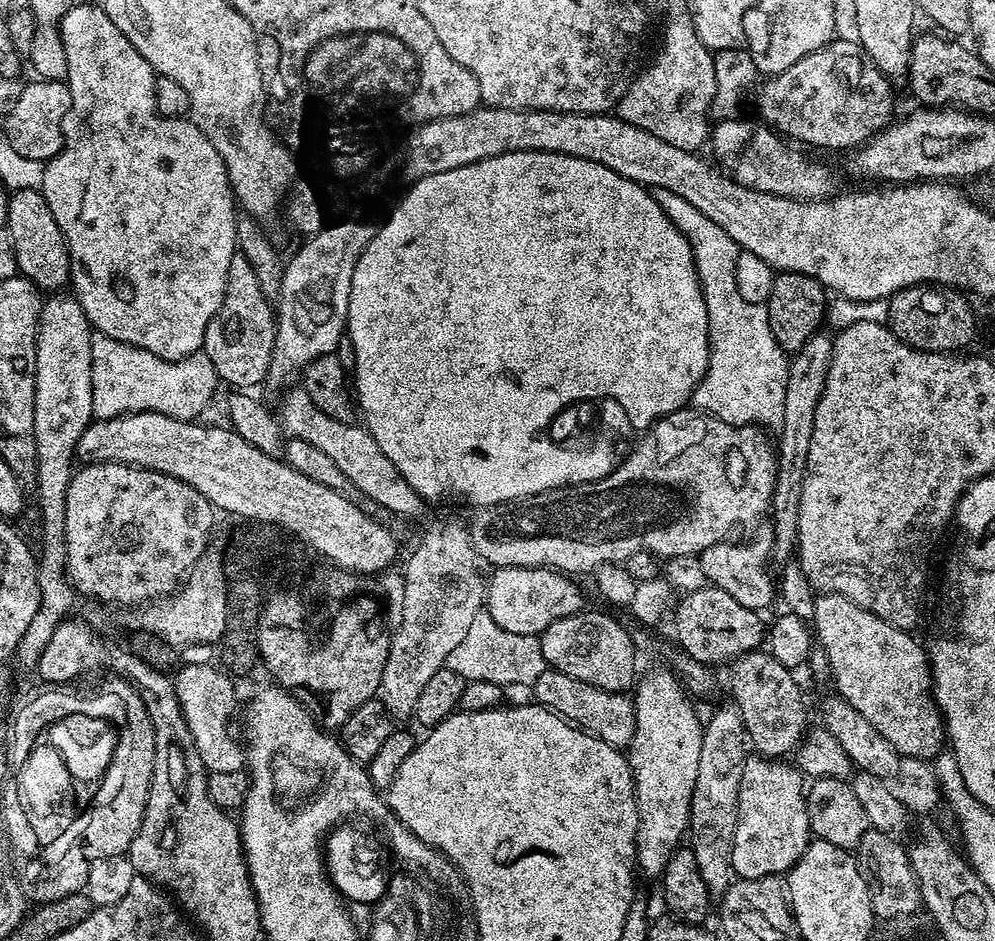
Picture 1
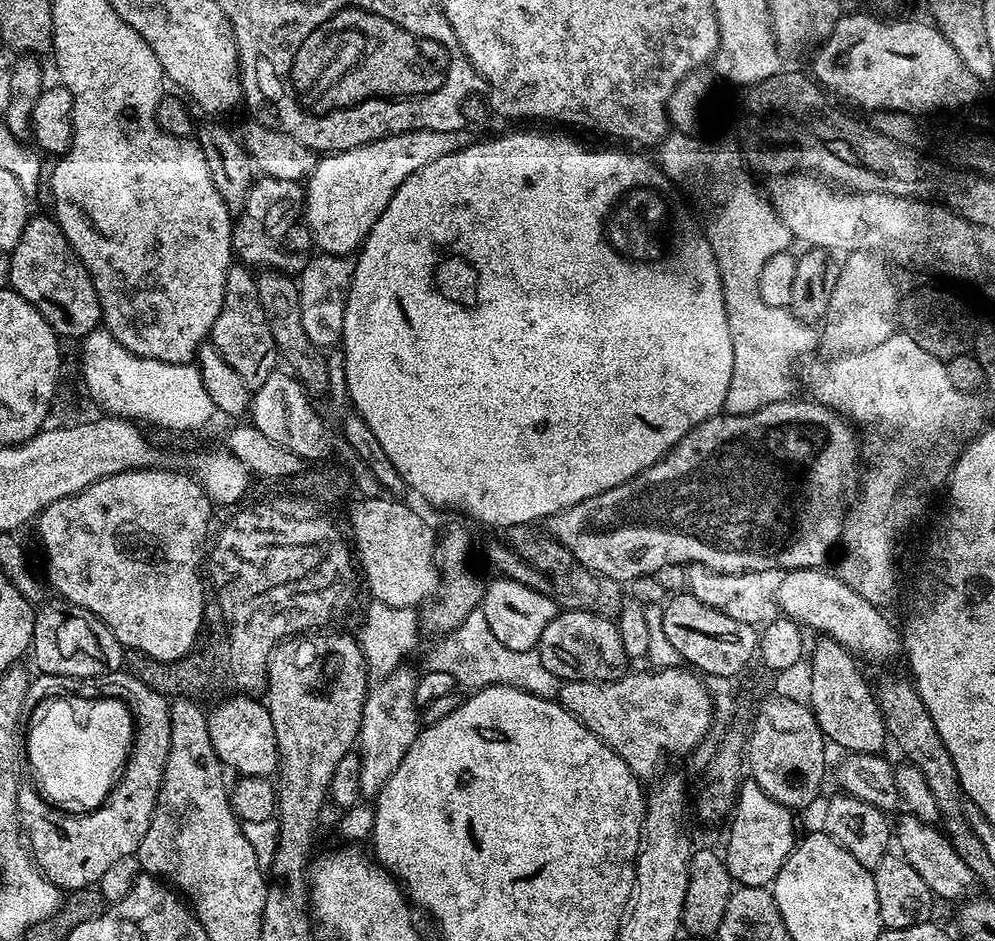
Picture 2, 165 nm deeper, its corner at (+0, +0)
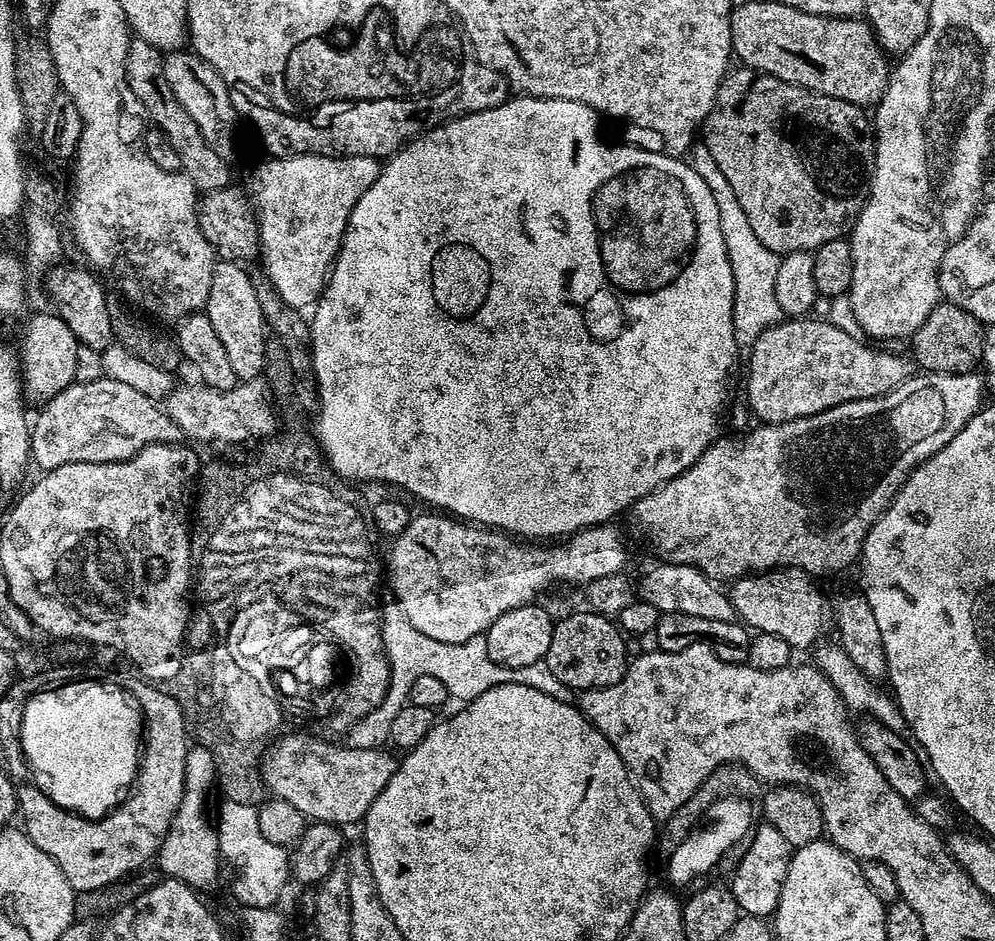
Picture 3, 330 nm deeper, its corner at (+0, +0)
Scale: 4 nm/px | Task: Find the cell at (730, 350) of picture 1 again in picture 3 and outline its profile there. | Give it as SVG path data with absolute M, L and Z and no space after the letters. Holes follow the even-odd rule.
M703 142L693 143L690 149L690 163L698 178L702 178L706 186L710 186L710 194L714 194L714 202L720 214L722 236L726 242L726 254L730 258L734 274L736 342L740 346L751 346L771 324L781 323L782 311L775 294L781 257L774 250L762 246L758 234L754 234L754 226L750 226L750 218L746 218L746 210L742 210L742 206L738 206L738 198L734 198L734 190L730 190L726 174L718 170L714 154L710 154L710 150Z

